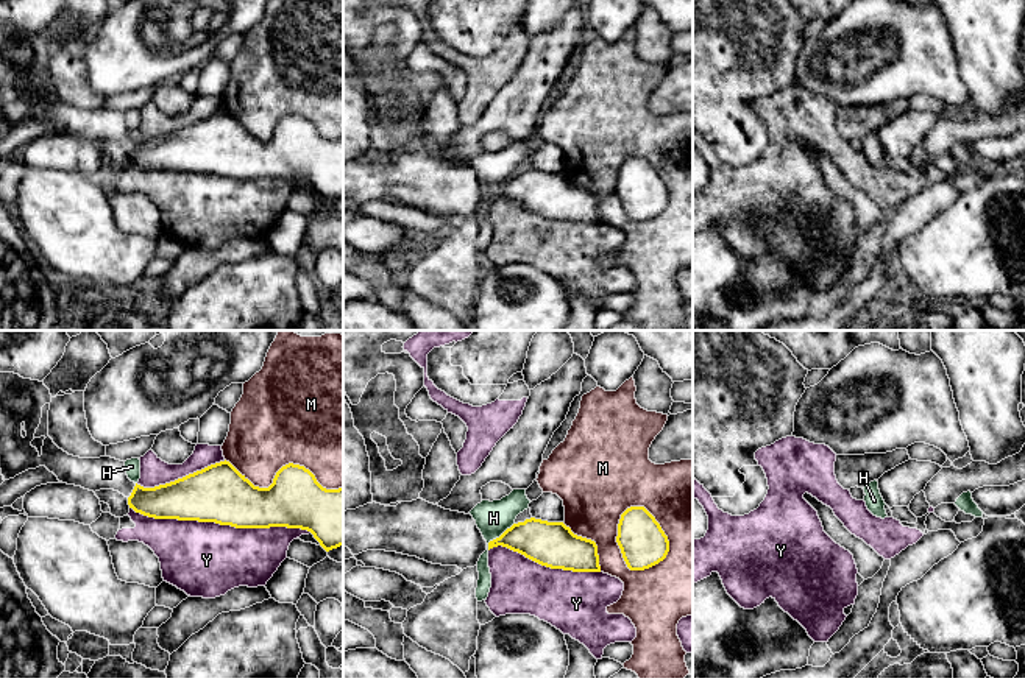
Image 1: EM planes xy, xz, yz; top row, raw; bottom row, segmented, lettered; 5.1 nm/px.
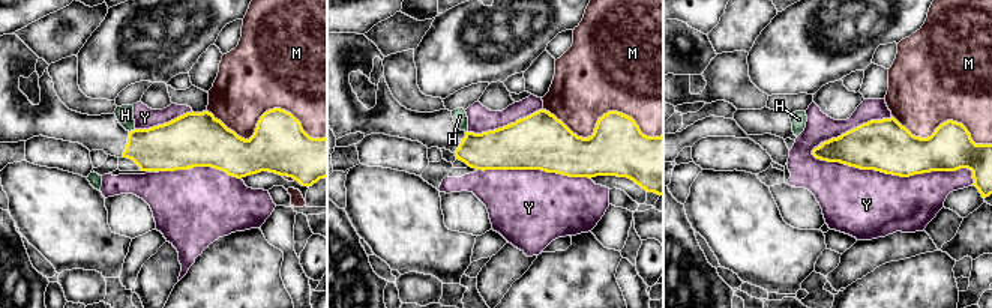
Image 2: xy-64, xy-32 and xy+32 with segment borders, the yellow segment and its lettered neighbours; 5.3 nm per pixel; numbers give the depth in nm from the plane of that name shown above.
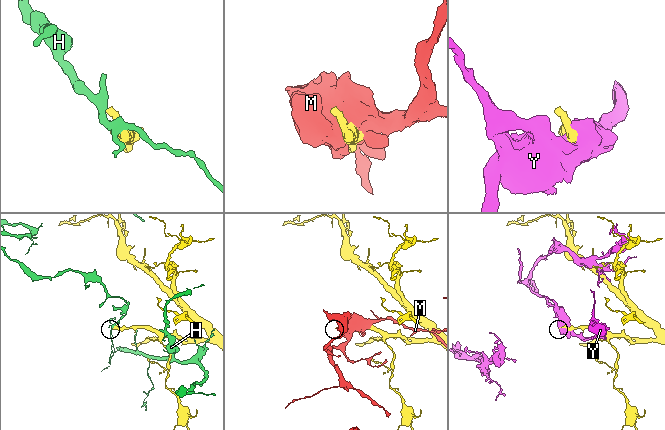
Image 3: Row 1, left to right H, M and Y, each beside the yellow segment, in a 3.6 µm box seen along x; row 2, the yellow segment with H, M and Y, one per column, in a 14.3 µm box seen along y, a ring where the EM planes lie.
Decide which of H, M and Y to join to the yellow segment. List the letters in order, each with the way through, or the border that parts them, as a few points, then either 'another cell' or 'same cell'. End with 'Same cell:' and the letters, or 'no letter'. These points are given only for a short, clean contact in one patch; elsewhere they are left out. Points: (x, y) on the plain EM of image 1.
H: border along xz (514, 173), (493, 189), (487, 200); another cell
M: another cell
Y: another cell
Same cell: no letter

